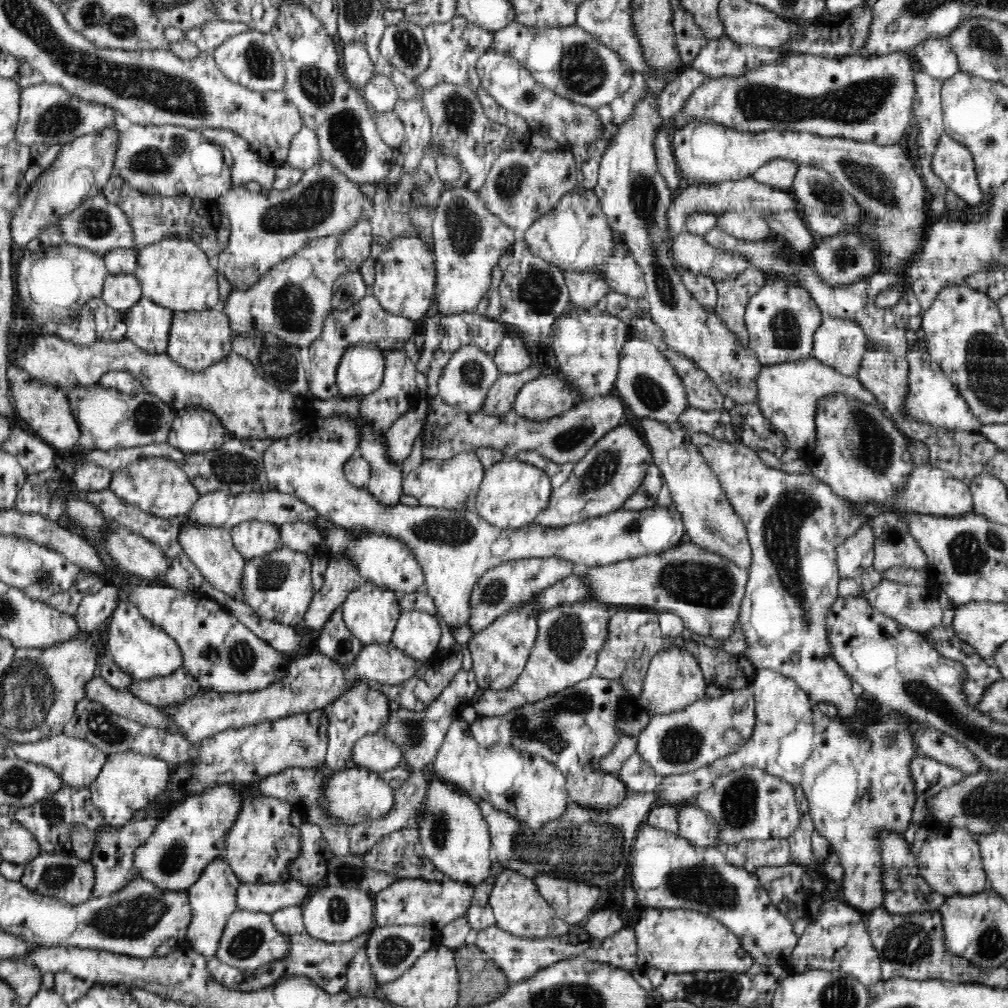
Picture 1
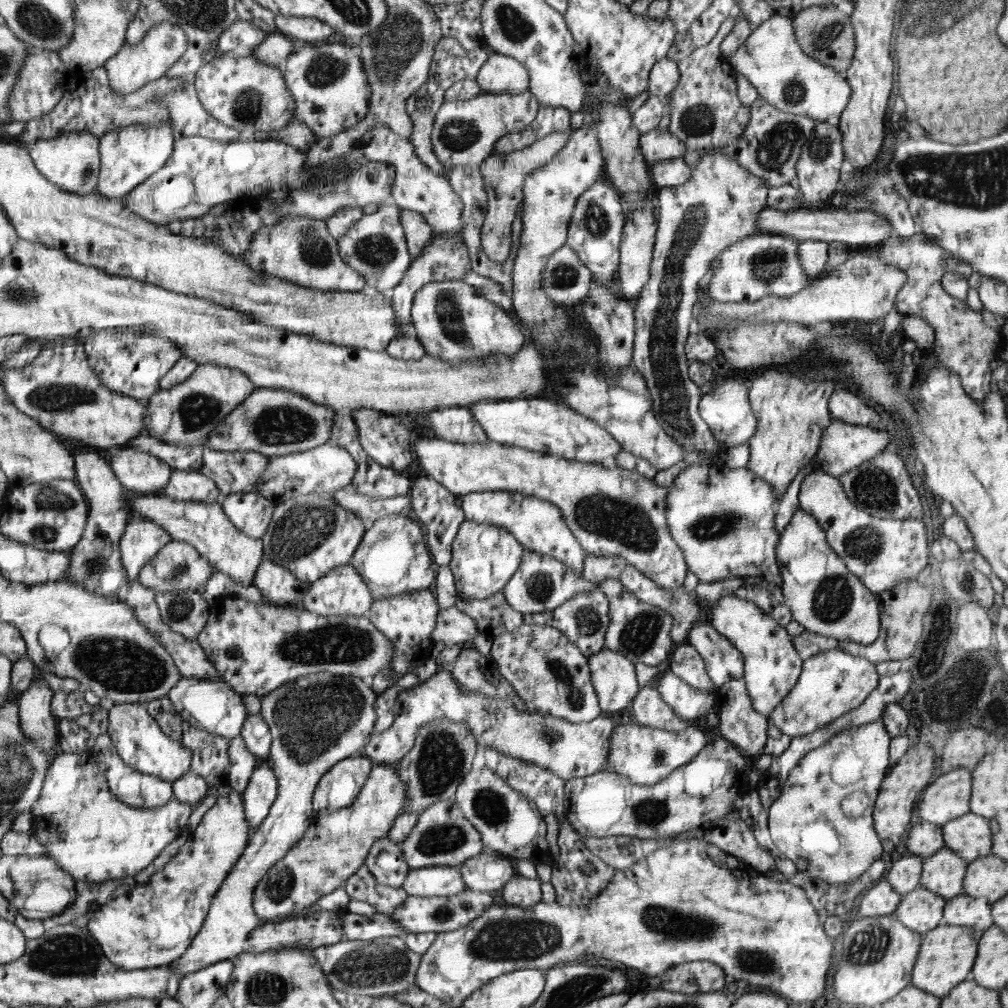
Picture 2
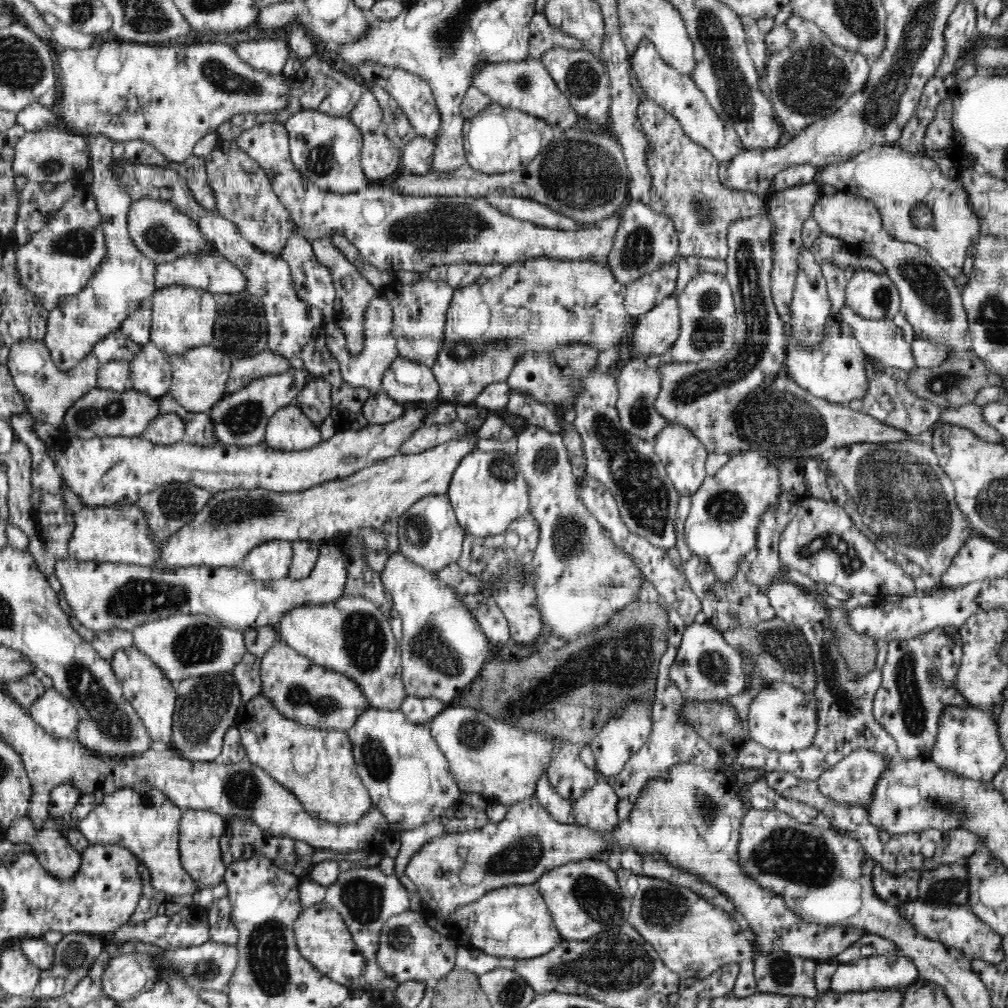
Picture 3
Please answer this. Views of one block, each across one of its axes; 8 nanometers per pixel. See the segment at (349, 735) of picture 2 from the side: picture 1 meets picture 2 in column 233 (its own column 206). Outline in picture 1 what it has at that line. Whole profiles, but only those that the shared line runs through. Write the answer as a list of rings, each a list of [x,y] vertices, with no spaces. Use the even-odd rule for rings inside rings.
[[[218,860],[210,864],[204,876],[188,890],[188,900],[192,909],[192,920],[187,928],[187,940],[192,945],[192,950],[197,954],[211,958],[216,955],[224,927],[227,926],[230,916],[239,910],[236,901],[236,892],[241,883],[230,869],[226,860]]]

